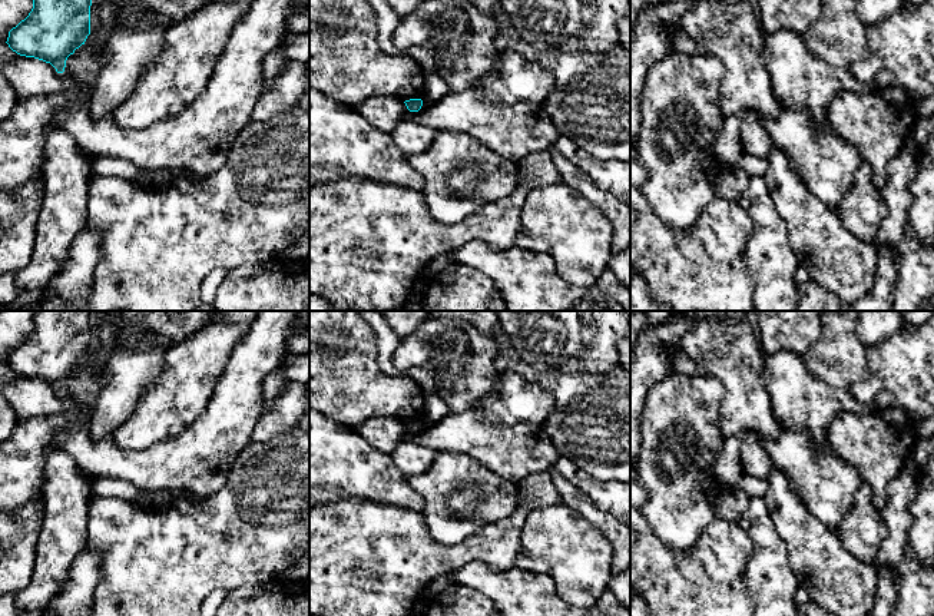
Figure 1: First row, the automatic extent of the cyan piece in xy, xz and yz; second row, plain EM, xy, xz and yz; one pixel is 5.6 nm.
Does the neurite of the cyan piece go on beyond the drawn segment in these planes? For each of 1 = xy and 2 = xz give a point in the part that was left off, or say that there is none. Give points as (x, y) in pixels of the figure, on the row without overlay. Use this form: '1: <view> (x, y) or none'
1: none
2: none

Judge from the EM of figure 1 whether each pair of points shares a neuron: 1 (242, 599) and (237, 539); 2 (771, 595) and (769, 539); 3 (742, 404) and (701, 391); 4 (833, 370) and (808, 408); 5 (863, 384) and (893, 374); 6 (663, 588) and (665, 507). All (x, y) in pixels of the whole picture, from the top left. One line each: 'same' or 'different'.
1: different
2: same
3: different
4: different
5: different
6: different

